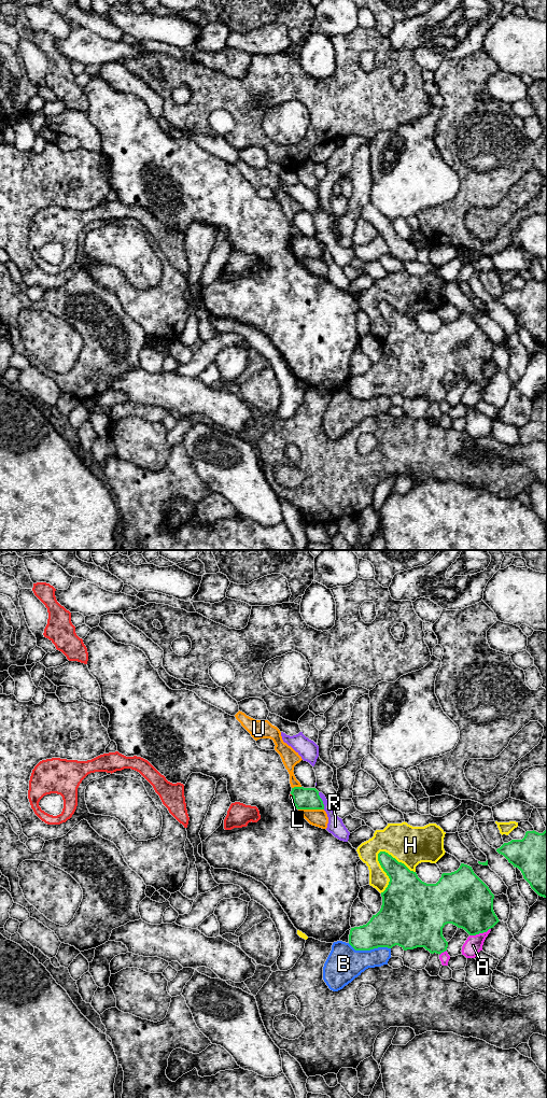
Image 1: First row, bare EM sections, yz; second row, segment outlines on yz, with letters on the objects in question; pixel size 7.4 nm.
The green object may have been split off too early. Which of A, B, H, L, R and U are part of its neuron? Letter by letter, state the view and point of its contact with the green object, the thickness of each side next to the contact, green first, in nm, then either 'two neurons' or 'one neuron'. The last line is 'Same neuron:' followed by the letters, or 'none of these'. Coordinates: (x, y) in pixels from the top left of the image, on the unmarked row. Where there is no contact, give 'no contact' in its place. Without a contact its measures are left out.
A: contact yz (479, 381); calibres 380 and 140 nm; two neurons
B: contact yz (369, 398); calibres 300 and 260 nm; two neurons
H: contact yz (383, 319); calibres 320 and 260 nm; two neurons
L: contact yz (292, 244); calibres 160 and 20 nm; two neurons
R: contact yz (322, 250); calibres 160 and 120 nm; two neurons
U: contact yz (311, 257); calibres 160 and 130 nm; two neurons
Same neuron: none of these

